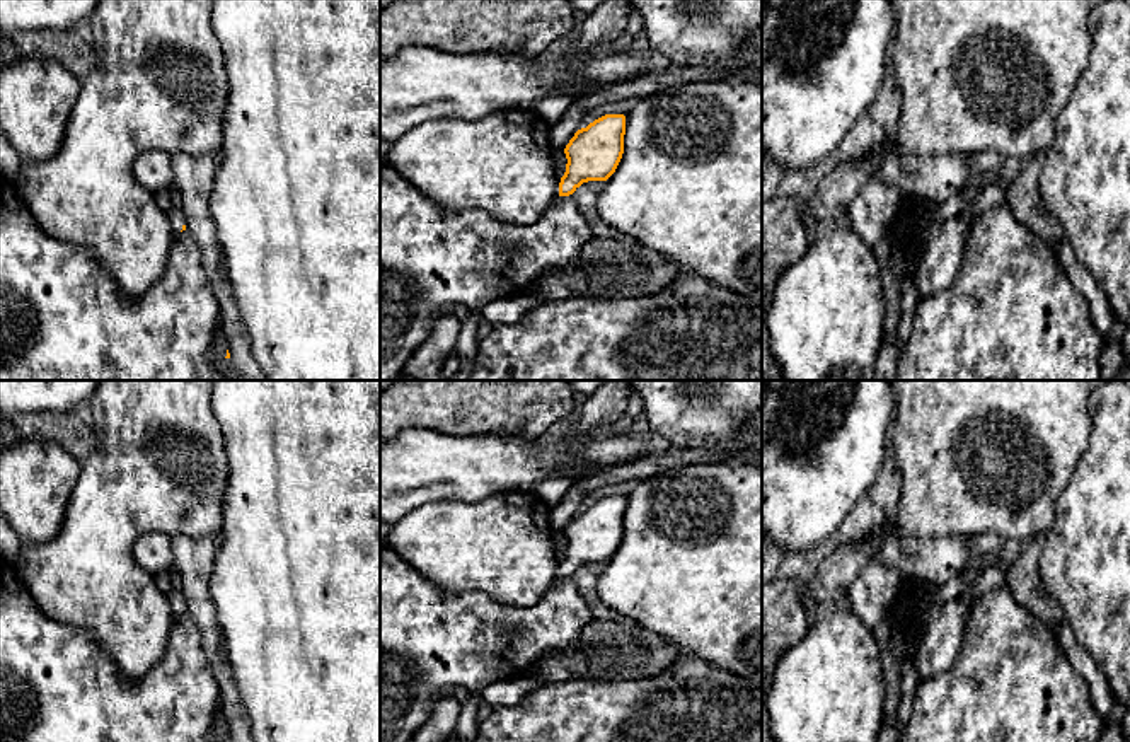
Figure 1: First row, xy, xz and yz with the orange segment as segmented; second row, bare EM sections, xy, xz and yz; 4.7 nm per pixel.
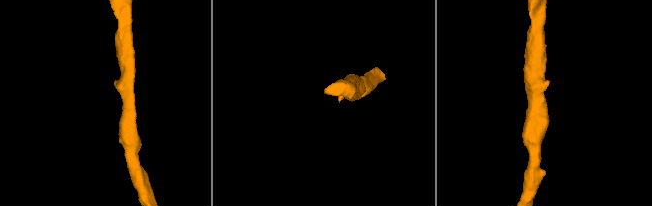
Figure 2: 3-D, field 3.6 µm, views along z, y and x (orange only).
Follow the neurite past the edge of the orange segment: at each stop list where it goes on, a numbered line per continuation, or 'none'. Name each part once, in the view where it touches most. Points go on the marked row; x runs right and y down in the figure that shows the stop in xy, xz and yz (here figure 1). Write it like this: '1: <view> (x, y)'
1: xy (176, 215)

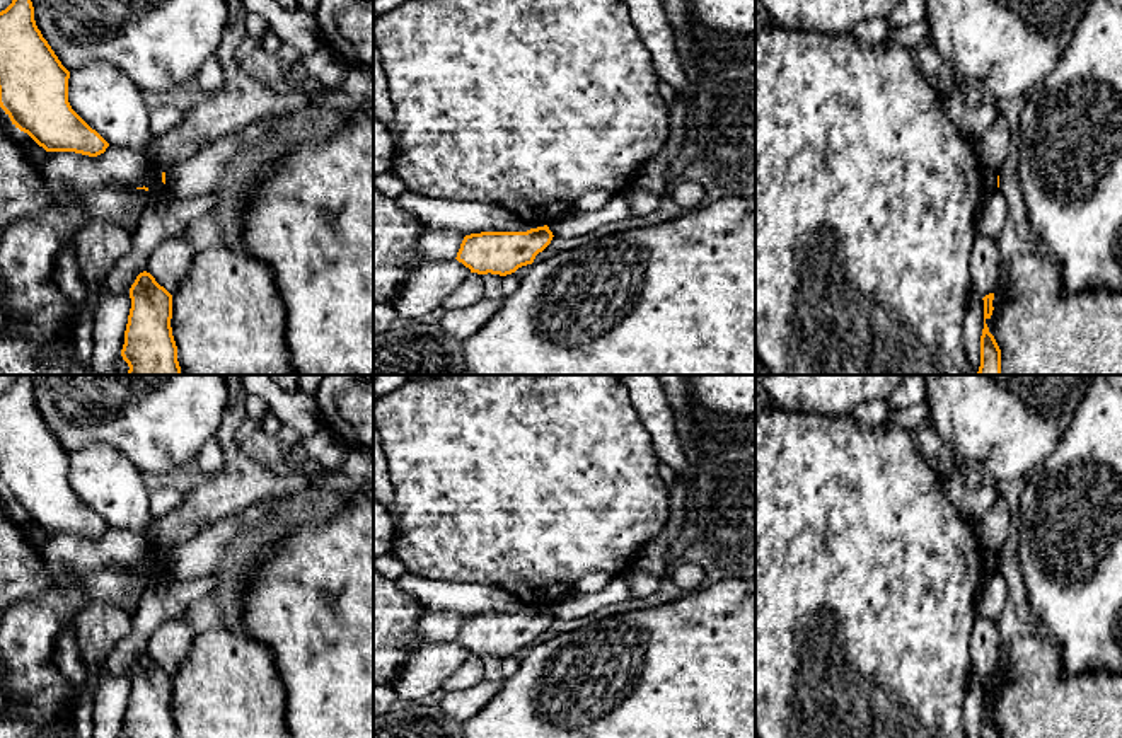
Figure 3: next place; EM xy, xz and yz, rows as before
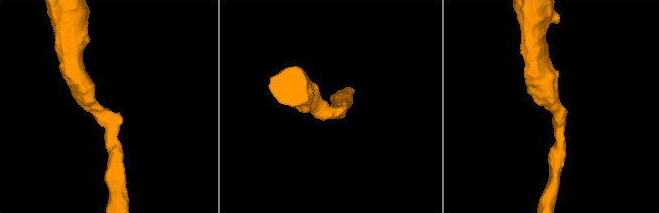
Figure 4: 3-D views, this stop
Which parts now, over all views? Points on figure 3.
none

